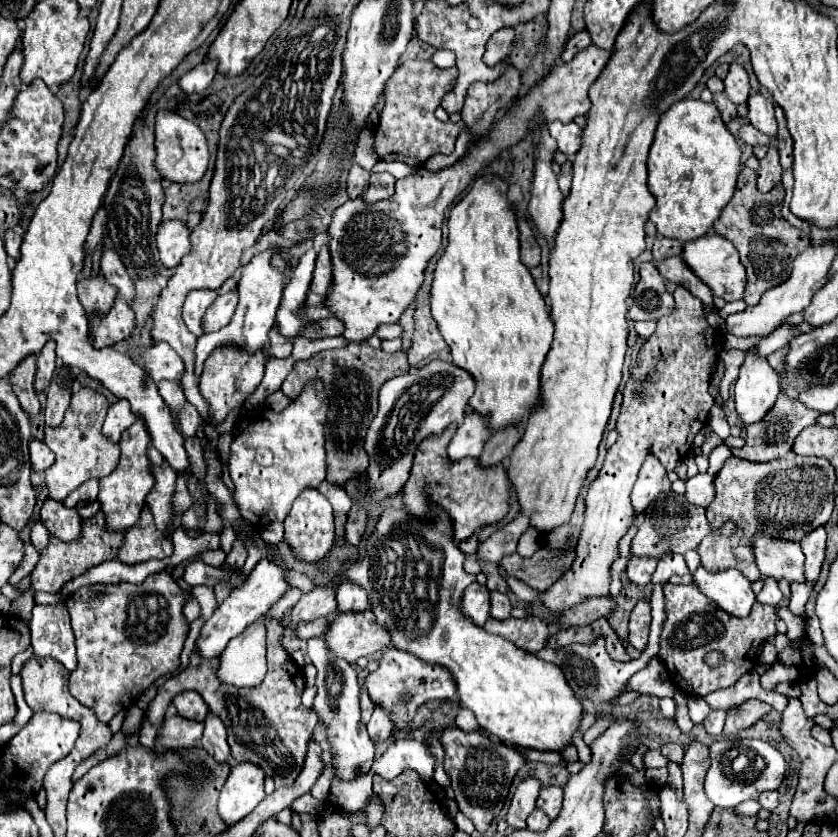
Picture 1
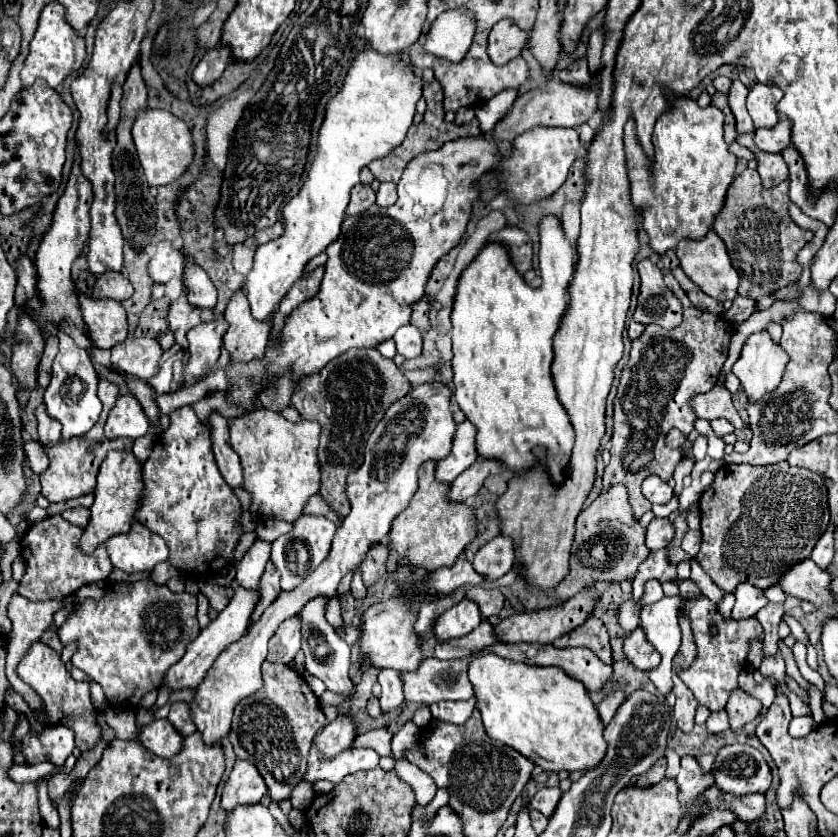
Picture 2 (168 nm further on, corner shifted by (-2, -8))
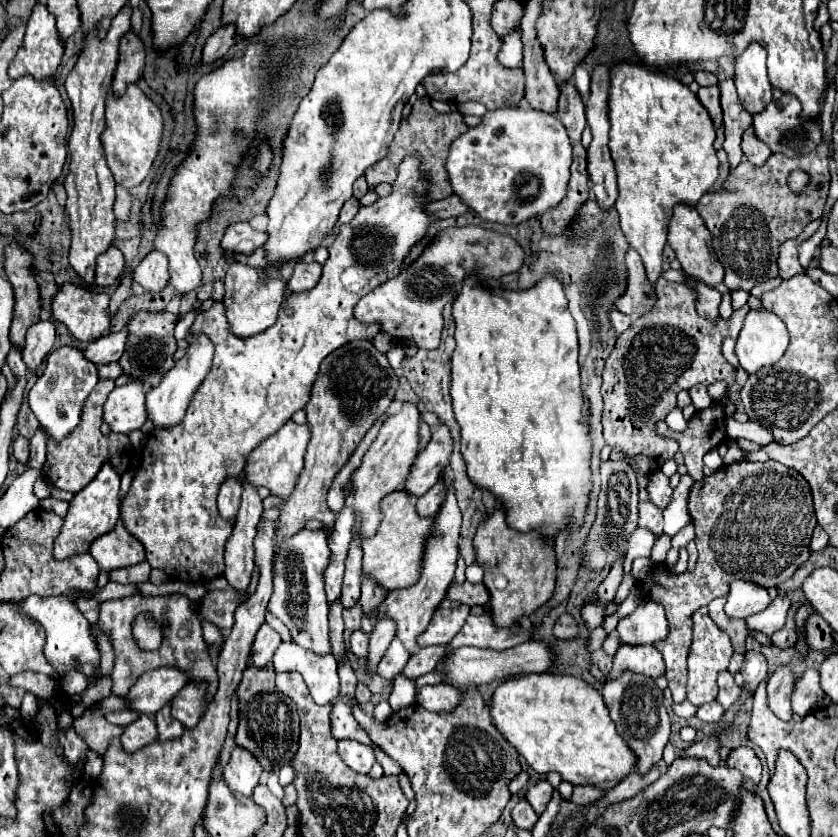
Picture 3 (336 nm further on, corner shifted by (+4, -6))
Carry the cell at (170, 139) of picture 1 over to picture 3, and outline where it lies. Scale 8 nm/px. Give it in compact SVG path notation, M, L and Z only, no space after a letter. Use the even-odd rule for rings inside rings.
M130 84L122 96L114 96L112 92L108 94L106 128L100 140L104 146L106 164L114 174L116 184L122 184L124 188L132 188L146 178L158 154L160 136L162 136L162 114L158 106L152 100L148 100L146 94L136 84Z

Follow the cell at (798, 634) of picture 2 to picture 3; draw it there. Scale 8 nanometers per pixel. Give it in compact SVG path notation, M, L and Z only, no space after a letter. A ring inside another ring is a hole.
M734 580L730 582L730 592L728 592L728 602L726 602L726 614L730 618L748 618L764 608L772 598L768 596L764 586L758 586L756 582L746 582L746 580Z

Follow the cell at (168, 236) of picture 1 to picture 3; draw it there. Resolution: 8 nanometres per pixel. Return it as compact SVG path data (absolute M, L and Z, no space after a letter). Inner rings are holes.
M152 250L134 270L132 280L138 282L146 292L158 294L168 284L168 258L164 254Z

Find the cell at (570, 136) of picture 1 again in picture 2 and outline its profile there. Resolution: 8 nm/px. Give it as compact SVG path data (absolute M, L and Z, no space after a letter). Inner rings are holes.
M532 128L530 132L524 132L518 140L514 140L512 156L504 158L498 168L504 170L504 184L502 188L522 204L536 202L540 198L550 196L556 192L576 160L576 152L580 148L580 136L574 128Z

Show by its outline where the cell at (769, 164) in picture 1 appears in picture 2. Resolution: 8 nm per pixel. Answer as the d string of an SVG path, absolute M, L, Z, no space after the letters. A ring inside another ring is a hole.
M750 144L750 148L756 154L756 162L758 162L758 174L762 178L762 186L774 188L776 184L780 184L782 180L788 178L788 166L784 162L784 158L780 158L780 154L770 154L770 152L762 152L758 148L754 148Z

